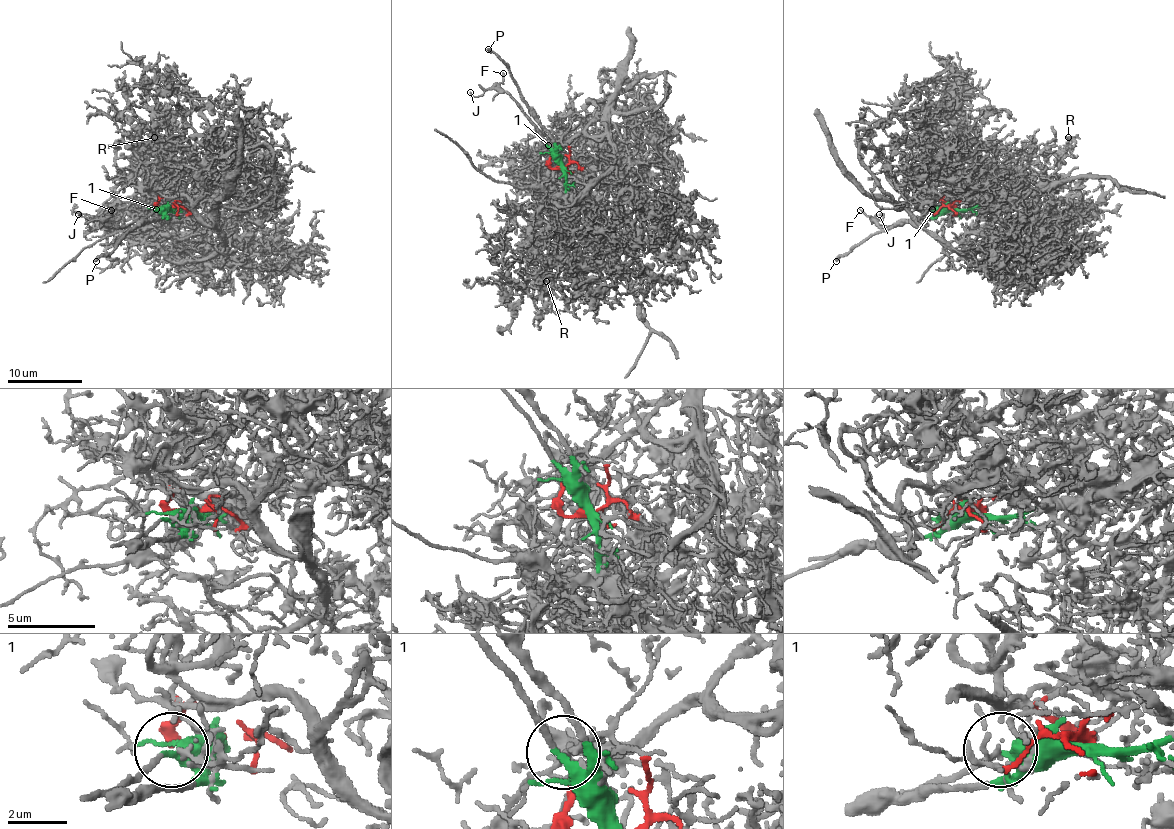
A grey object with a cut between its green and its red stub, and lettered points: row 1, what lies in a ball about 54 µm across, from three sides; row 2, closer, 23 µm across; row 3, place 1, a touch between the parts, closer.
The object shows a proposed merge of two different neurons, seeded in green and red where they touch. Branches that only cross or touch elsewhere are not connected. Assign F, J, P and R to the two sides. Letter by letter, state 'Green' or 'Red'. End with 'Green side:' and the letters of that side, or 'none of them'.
F: Green
J: Green
P: Green
R: Red
Green side: F, J, P

